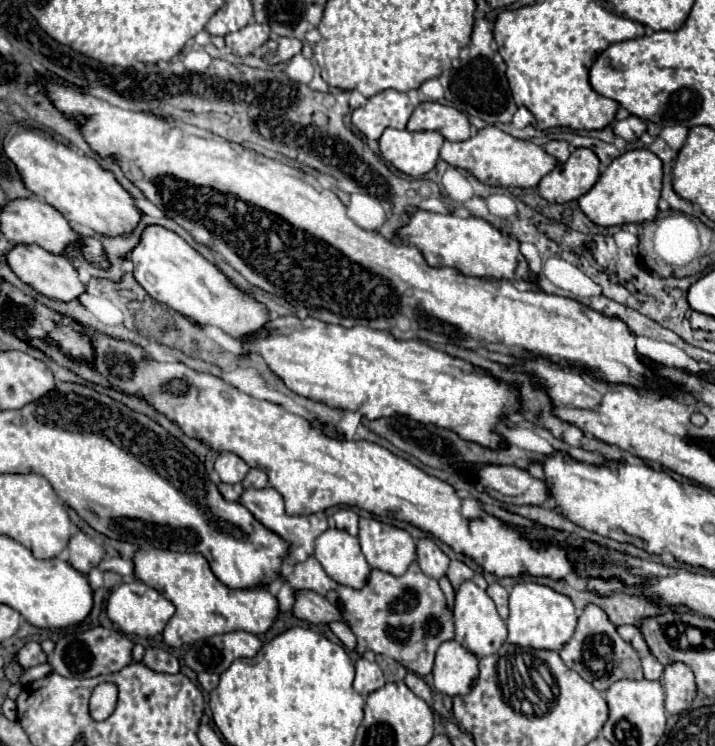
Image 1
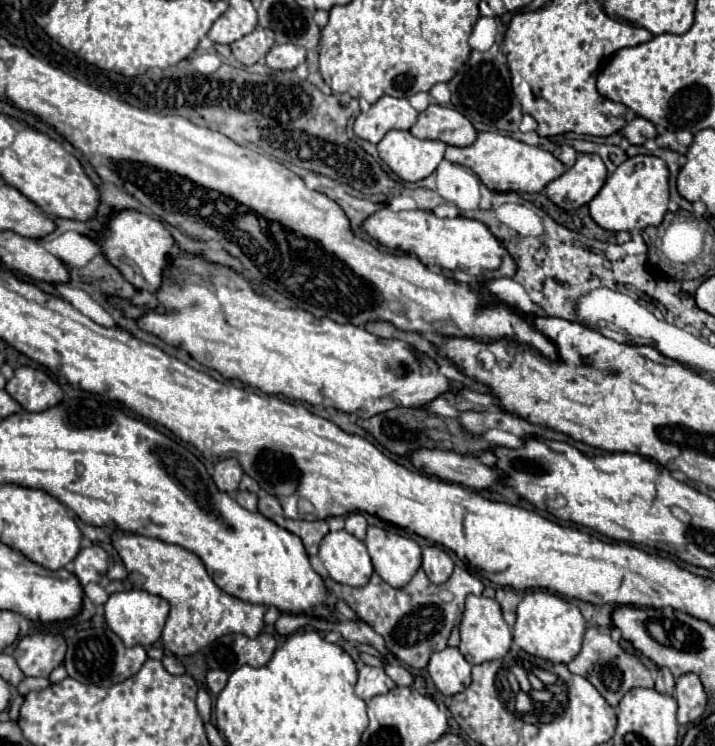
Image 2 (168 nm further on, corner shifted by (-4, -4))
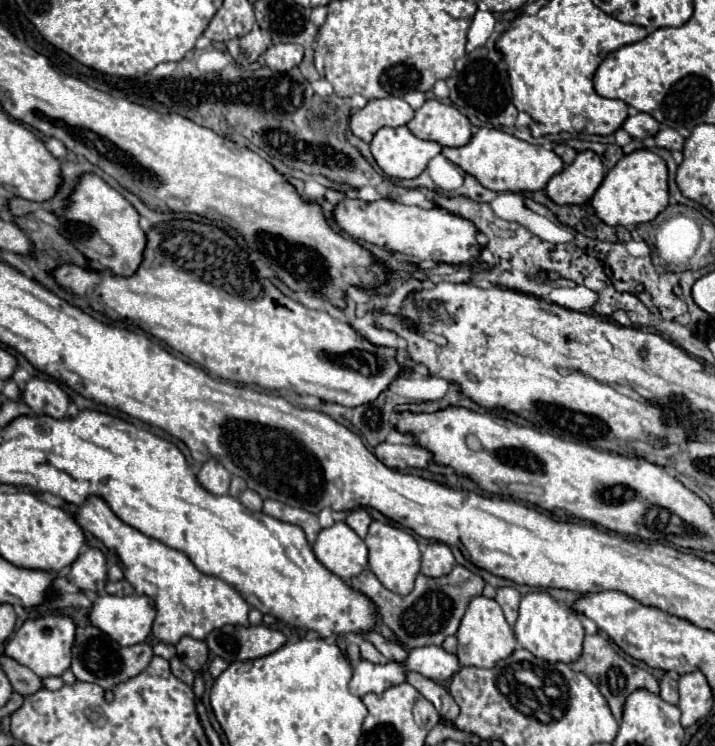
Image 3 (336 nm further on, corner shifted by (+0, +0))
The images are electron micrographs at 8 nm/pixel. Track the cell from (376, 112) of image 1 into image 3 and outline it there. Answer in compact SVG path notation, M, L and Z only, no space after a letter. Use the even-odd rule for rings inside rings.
M388 96L382 100L370 100L362 110L354 112L350 118L350 130L354 136L362 138L364 142L370 142L372 136L384 128L398 128L412 120L414 110L408 102L404 102L398 96Z

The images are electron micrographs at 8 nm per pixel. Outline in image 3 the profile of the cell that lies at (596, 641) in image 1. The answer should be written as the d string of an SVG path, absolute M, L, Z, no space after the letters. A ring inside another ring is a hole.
M594 634L594 636L586 636L584 638L584 652L582 656L570 664L572 670L576 672L584 672L596 686L598 690L602 692L602 696L608 700L610 704L610 710L614 714L614 718L620 722L622 720L622 710L624 710L624 702L626 698L634 692L634 690L640 690L640 688L646 688L650 692L660 692L660 686L658 686L658 680L650 674L650 672L644 672L640 668L634 668L630 662L622 660L610 646L608 642L600 636L600 634Z

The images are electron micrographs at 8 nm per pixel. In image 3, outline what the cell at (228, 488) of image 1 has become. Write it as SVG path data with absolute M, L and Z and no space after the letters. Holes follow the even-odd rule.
M252 490L242 492L238 500L240 500L248 510L254 510L254 512L260 512L260 510L262 510L262 502L264 502L264 500L262 500L256 492L252 492Z

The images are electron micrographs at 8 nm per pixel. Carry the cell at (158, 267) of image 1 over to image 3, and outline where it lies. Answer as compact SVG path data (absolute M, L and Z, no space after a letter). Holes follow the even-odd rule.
M82 174L74 186L74 190L68 196L68 204L60 216L60 226L58 232L68 238L74 248L78 248L90 262L90 266L100 266L100 268L108 268L118 276L132 276L136 272L136 268L142 262L142 252L146 246L146 234L138 224L140 216L134 210L134 206L114 188L110 188L100 176L96 174ZM92 230L112 248L110 256L102 256L96 250L92 250L90 246L86 246L88 234L92 234Z

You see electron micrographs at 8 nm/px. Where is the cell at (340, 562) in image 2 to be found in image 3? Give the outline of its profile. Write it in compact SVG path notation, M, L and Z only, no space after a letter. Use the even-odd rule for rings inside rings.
M336 522L334 526L320 530L312 548L316 558L346 582L368 566L366 544L346 522Z

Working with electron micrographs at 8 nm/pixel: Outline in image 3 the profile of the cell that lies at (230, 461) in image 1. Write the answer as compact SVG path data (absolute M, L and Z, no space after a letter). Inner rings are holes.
M208 460L208 462L200 468L200 472L196 474L196 480L198 480L198 484L200 484L204 490L208 490L208 492L212 492L212 494L216 494L216 496L222 496L222 494L228 492L232 474L230 474L220 462Z

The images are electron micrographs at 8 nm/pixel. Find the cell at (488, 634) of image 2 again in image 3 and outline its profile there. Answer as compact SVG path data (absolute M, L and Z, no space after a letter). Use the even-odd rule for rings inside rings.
M476 596L472 598L462 624L456 632L458 638L458 660L460 666L478 666L478 668L494 668L496 662L508 658L514 648L516 648L516 638L512 632L512 626L506 622L502 608L496 600L486 598L486 596Z

